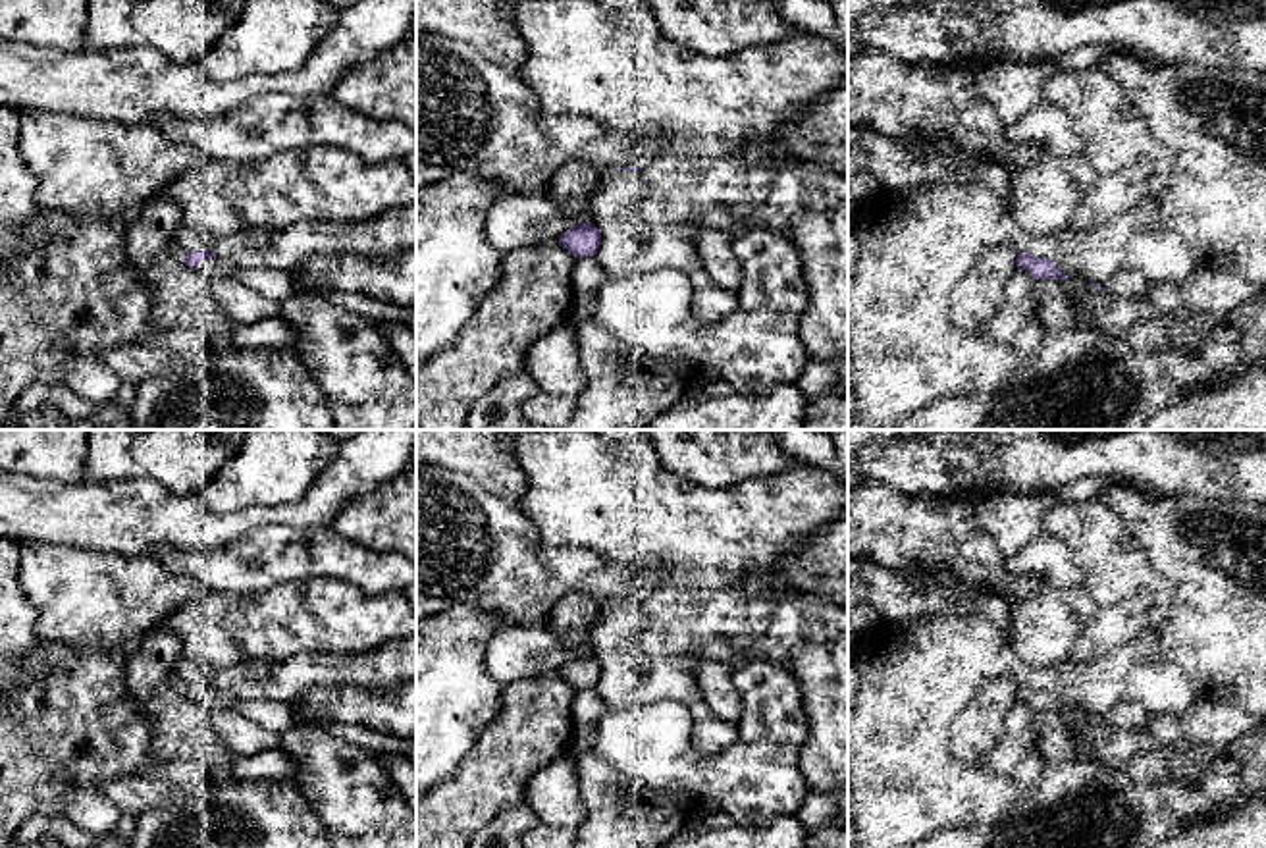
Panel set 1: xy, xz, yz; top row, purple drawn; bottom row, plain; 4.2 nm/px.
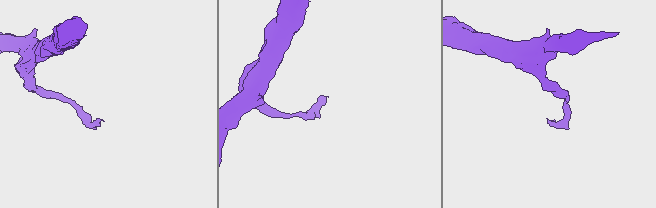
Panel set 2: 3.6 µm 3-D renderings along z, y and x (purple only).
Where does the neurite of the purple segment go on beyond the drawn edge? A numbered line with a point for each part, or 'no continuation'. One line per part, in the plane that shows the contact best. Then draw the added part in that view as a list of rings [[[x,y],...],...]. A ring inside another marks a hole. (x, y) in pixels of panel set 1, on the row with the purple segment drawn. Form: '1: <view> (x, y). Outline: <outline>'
1: xy (274, 284). Outline: [[[206,258],[195,270],[206,279],[237,279],[277,303],[289,299],[295,289],[293,278],[287,272],[270,266],[241,268],[220,258]]]

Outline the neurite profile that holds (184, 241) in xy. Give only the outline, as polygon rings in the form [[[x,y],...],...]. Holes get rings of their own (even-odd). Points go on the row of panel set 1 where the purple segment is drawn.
[[[179,227],[179,231],[173,235],[171,249],[177,254],[185,256],[187,252],[197,252],[197,251],[208,252],[210,243],[202,241],[197,231],[187,231],[185,227]]]

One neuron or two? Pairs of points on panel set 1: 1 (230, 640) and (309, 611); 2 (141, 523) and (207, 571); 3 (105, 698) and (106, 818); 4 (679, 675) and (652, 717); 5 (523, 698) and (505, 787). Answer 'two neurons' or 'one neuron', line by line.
1: one neuron
2: two neurons
3: one neuron
4: two neurons
5: one neuron

